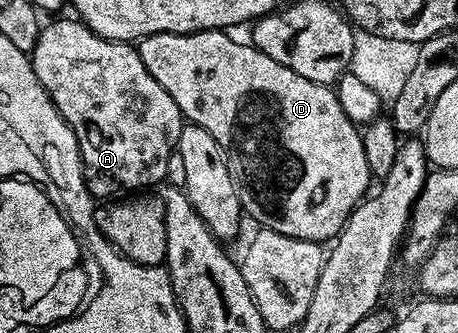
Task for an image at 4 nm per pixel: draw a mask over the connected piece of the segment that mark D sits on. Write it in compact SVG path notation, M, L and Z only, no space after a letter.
M225 30L197 31L187 35L156 33L137 40L136 46L140 53L140 61L144 61L148 73L152 73L152 77L156 77L156 81L160 81L160 85L164 85L164 93L168 93L168 97L172 97L172 101L176 101L176 105L182 110L183 120L189 121L193 126L204 129L208 133L212 133L212 137L216 137L226 158L228 173L234 182L238 199L242 202L242 210L249 218L251 215L258 222L256 224L259 228L274 230L286 237L300 238L319 244L325 241L324 239L333 240L342 230L347 217L354 212L354 208L371 190L372 176L368 169L368 161L364 157L362 131L359 124L354 123L344 113L337 94L327 84L308 81L308 77L300 77L300 73L292 73L292 69L280 65L280 61L272 61L272 57L268 57L249 42L246 42L247 44L237 43L230 35L233 34L227 33Z

